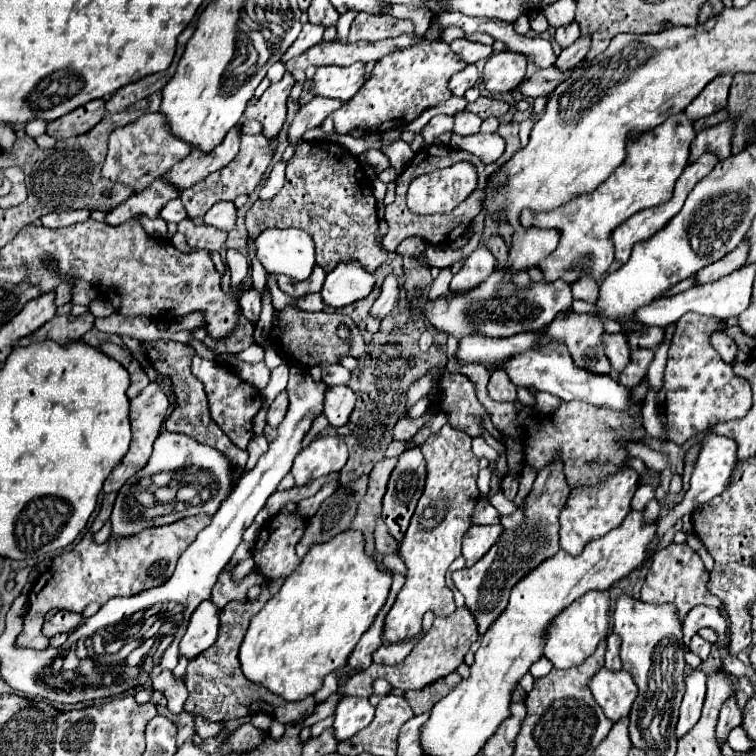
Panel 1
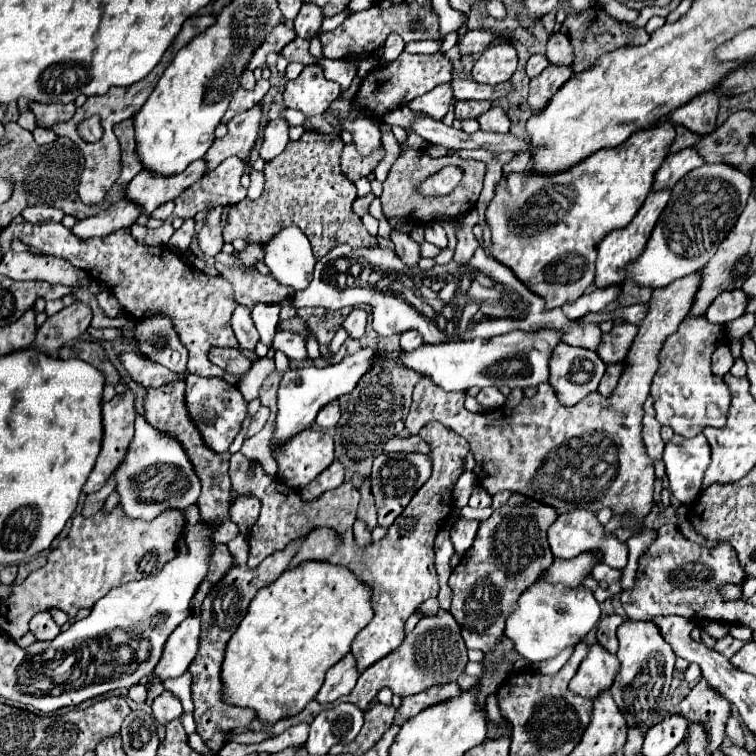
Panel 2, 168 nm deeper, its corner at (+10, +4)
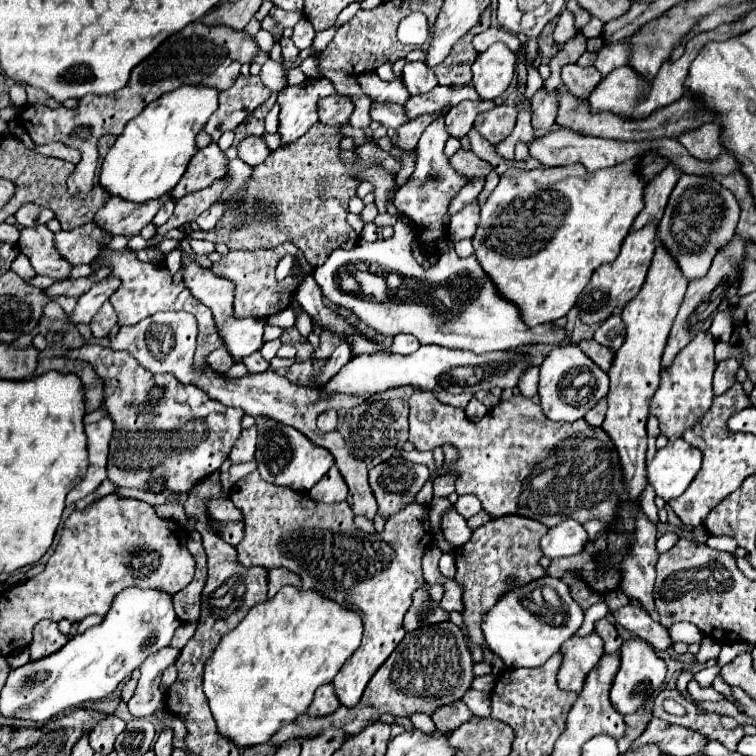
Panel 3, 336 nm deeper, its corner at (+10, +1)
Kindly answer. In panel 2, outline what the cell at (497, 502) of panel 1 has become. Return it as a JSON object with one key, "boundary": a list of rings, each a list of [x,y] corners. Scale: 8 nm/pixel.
{"boundary":[[[476,487],[468,505],[470,507],[490,507],[490,501],[492,501],[492,497],[488,497],[488,493],[484,493],[484,489]]]}

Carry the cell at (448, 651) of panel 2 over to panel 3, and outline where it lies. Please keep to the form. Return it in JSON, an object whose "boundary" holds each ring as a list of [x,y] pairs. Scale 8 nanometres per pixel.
{"boundary":[[[450,620],[428,628],[406,632],[404,640],[396,646],[390,658],[372,676],[356,706],[352,708],[340,706],[336,712],[322,718],[312,718],[302,714],[294,720],[294,724],[304,730],[322,730],[332,722],[332,724],[342,724],[348,734],[356,734],[368,722],[378,720],[382,714],[410,716],[412,712],[424,712],[430,716],[436,708],[464,696],[464,692],[470,688],[470,682],[474,678],[472,664],[474,660],[468,650],[466,638],[462,630]]]}

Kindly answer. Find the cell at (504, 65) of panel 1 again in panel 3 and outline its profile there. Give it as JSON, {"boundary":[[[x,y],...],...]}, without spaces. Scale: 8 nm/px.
{"boundary":[[[496,42],[486,52],[478,54],[472,64],[472,86],[480,92],[484,100],[498,98],[514,80],[516,74],[516,54],[504,44]]]}

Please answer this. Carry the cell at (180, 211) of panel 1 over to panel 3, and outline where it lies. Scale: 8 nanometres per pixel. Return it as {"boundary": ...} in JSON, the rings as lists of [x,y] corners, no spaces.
{"boundary":[[[168,200],[166,204],[162,204],[162,208],[158,210],[158,214],[154,216],[154,220],[152,220],[152,222],[154,222],[156,226],[162,226],[164,222],[168,222],[168,218],[172,216],[172,212],[174,212],[174,202],[172,202],[172,200]]]}

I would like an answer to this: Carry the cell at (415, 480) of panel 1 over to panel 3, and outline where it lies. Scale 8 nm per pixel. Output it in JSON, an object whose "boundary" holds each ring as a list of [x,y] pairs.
{"boundary":[[[398,456],[376,464],[370,470],[370,488],[378,502],[378,514],[388,518],[394,516],[394,512],[400,512],[400,508],[406,508],[428,478],[428,466]]]}

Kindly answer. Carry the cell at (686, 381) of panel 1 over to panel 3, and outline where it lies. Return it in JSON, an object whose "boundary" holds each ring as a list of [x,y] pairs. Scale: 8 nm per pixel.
{"boundary":[[[700,332],[694,336],[694,340],[690,344],[686,344],[678,352],[672,366],[662,370],[660,386],[654,392],[654,396],[650,398],[650,414],[654,414],[658,418],[660,432],[664,436],[668,436],[670,442],[680,440],[682,434],[688,428],[696,426],[702,420],[702,416],[708,412],[708,408],[712,406],[712,400],[714,400],[712,379],[716,368],[715,346],[716,340],[708,332]]]}

